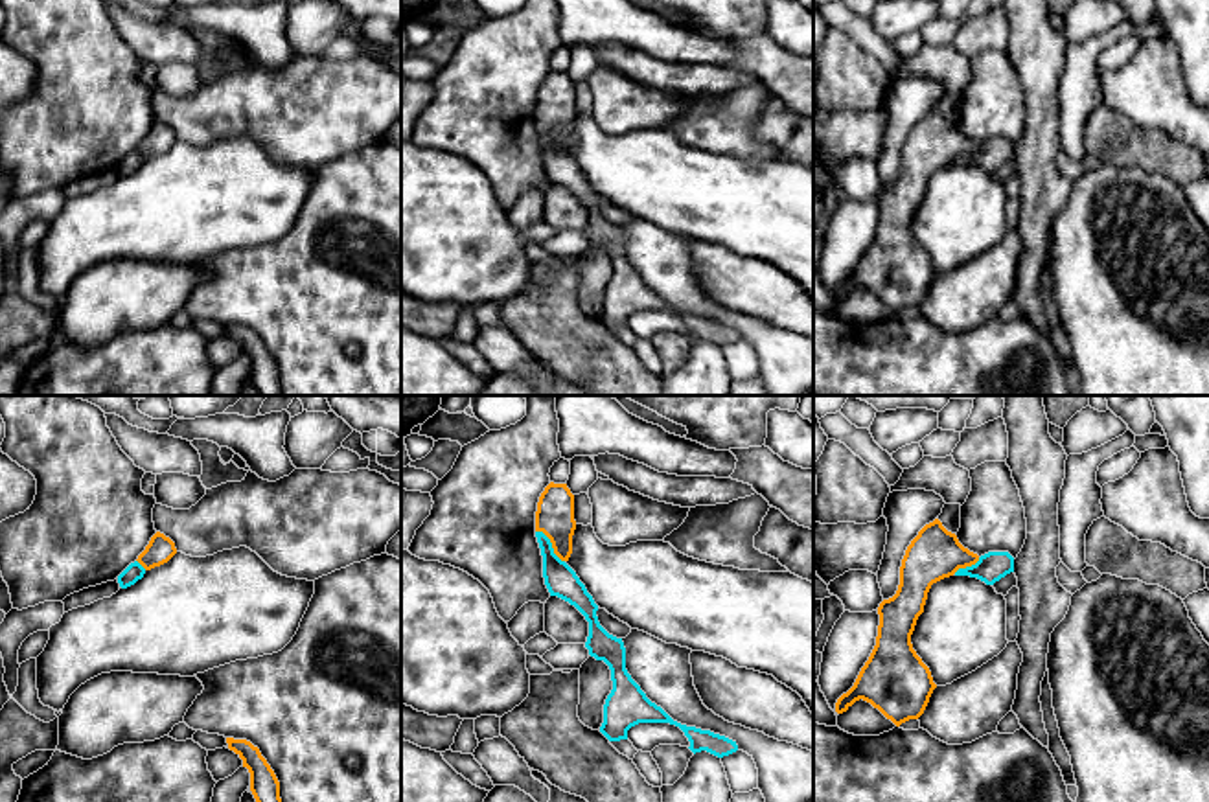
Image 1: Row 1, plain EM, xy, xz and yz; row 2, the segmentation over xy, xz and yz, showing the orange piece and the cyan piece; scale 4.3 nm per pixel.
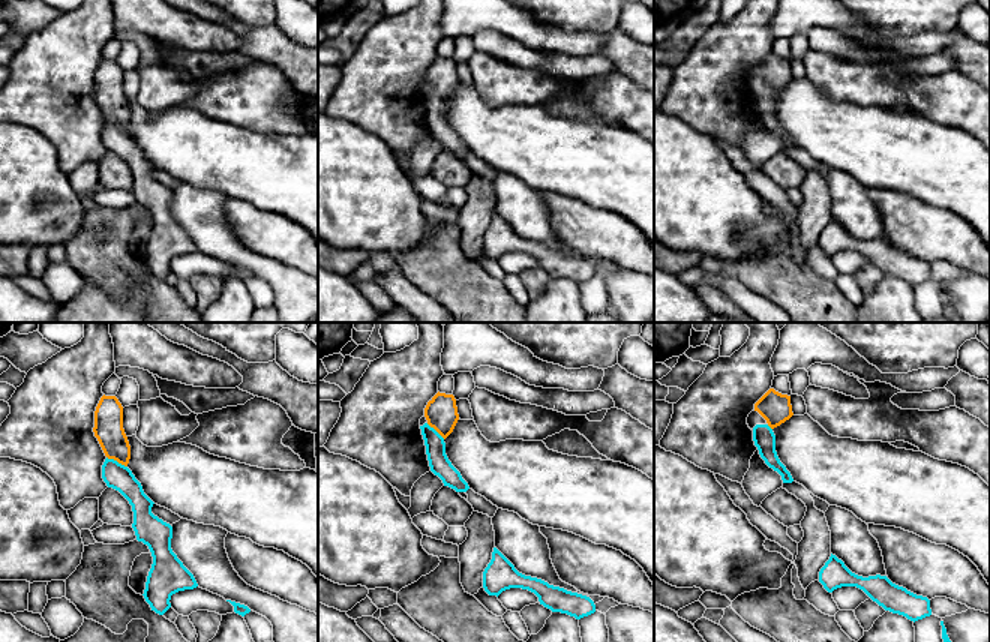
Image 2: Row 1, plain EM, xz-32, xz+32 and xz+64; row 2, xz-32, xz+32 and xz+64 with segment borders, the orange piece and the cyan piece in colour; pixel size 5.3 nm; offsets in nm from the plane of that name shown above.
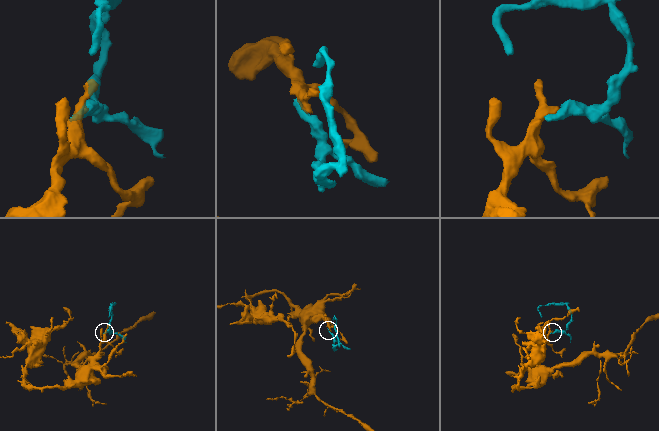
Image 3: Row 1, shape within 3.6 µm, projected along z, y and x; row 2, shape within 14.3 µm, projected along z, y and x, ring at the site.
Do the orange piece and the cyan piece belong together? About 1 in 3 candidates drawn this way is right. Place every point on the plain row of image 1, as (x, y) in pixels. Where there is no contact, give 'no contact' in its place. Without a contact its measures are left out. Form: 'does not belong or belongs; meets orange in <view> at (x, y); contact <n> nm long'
belongs; meets orange in xz at (552, 133); contact 190 nm long

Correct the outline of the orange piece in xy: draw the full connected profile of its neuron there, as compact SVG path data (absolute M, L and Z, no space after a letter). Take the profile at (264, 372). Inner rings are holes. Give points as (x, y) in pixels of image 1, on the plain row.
M226 326L226 331L250 361L250 379L258 395L282 395L280 370L259 337L247 327Z

